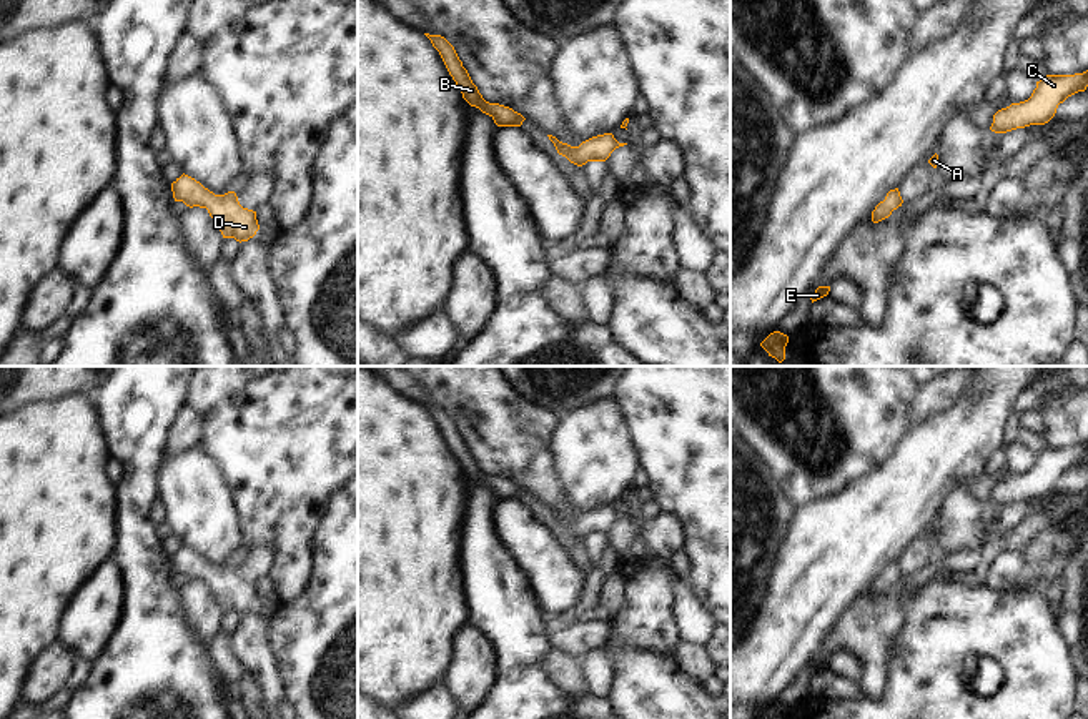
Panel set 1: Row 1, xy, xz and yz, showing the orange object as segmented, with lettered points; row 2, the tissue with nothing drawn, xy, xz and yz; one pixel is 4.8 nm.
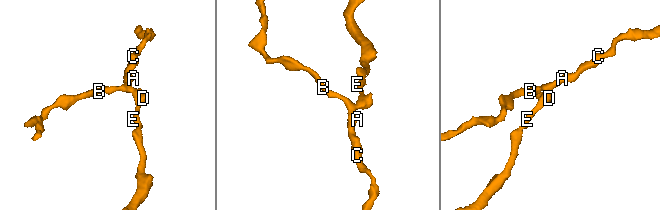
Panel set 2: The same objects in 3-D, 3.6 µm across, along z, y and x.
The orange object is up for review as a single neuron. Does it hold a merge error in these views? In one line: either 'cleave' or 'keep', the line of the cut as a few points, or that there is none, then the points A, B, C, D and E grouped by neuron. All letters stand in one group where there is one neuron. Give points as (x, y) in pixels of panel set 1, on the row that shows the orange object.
keep | no cut | A B C D E

